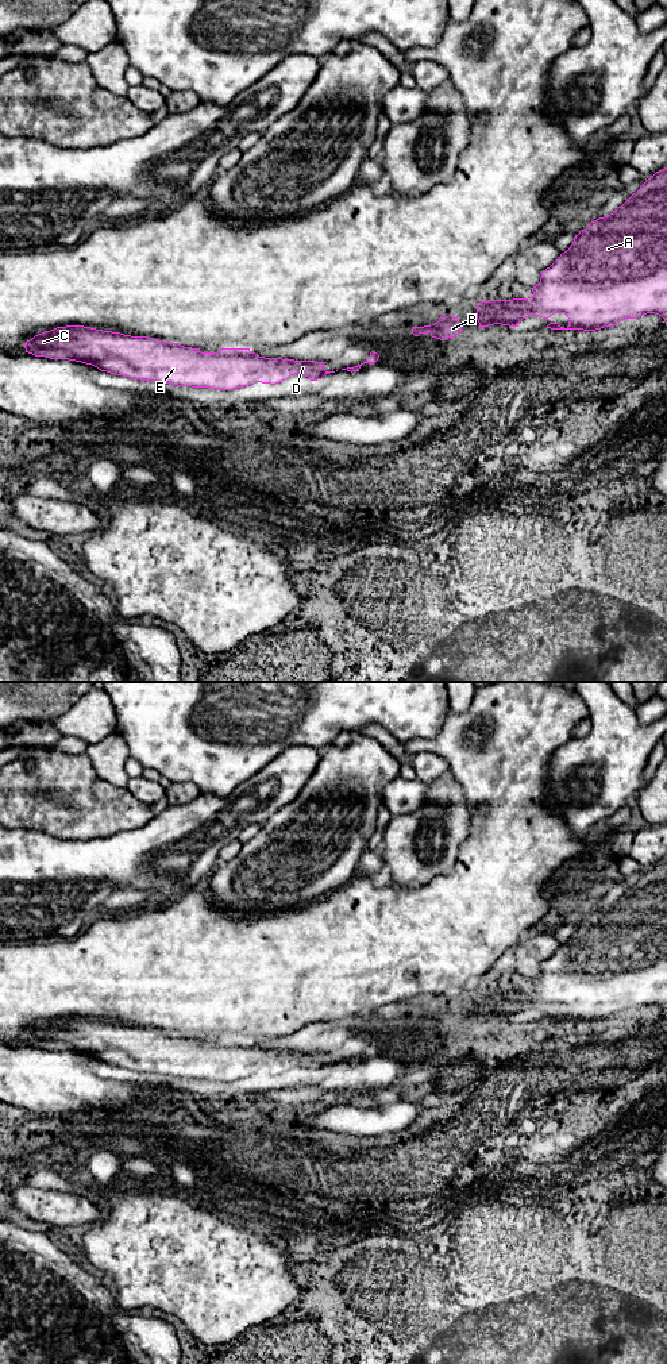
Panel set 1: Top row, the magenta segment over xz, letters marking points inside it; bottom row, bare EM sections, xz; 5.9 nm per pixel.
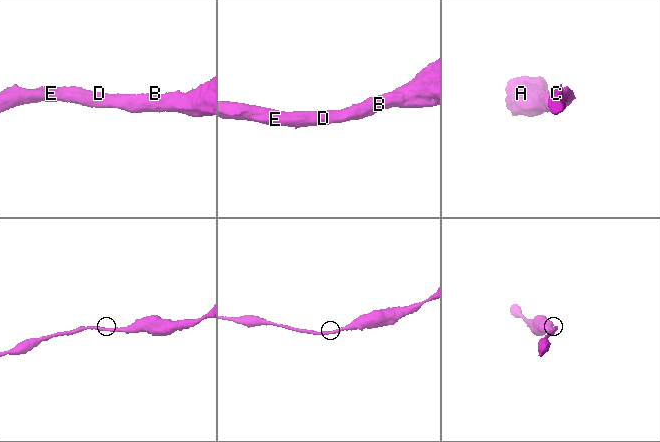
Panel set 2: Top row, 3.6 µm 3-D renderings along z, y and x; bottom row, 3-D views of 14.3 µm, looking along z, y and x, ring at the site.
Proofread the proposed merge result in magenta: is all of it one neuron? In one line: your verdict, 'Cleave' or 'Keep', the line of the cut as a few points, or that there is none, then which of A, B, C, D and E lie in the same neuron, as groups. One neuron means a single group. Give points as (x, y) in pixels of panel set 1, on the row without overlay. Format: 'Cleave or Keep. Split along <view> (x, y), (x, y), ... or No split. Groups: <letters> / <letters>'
Keep. No split. Groups: A B C D E

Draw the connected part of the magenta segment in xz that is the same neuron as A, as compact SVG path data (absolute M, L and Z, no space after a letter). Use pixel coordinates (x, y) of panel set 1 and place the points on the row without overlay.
M667 860L656 863L613 905L581 921L570 940L541 964L540 974L531 980L533 987L528 990L477 994L479 1020L494 1016L518 1018L528 1007L548 1010L554 1005L564 1005L570 1013L567 1020L550 1014L547 1020L551 1021L595 1022L647 1005L659 1006L667 1014Z

